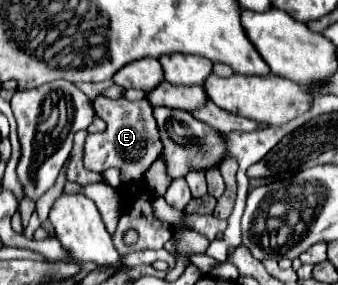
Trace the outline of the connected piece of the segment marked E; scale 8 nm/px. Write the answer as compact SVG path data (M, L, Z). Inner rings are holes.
M98 96L94 102L94 112L106 122L106 130L100 134L88 134L86 138L86 152L84 152L84 166L92 172L104 172L108 168L118 168L122 178L122 194L124 194L124 214L118 222L116 234L111 236L116 250L122 256L128 256L132 252L144 250L144 248L162 248L172 236L174 228L168 222L162 222L152 212L152 192L144 186L144 176L148 168L160 158L160 150L164 144L160 142L160 132L156 126L156 120L152 116L152 106L144 100L130 102L124 98L110 100L104 96ZM134 230L138 234L138 240L134 244L124 242L124 232Z

